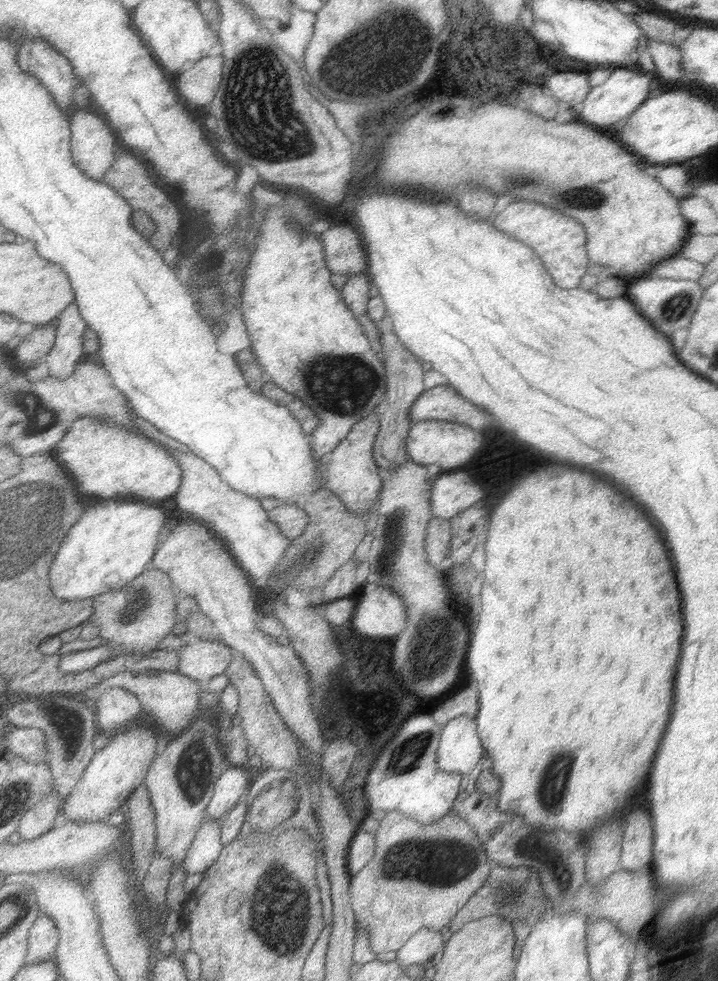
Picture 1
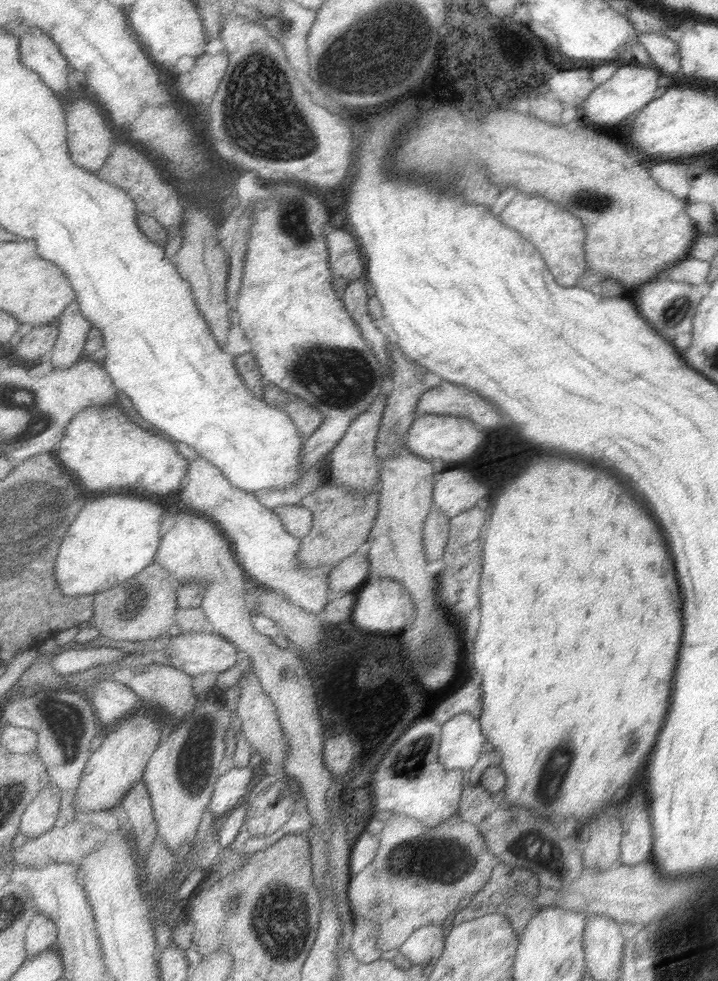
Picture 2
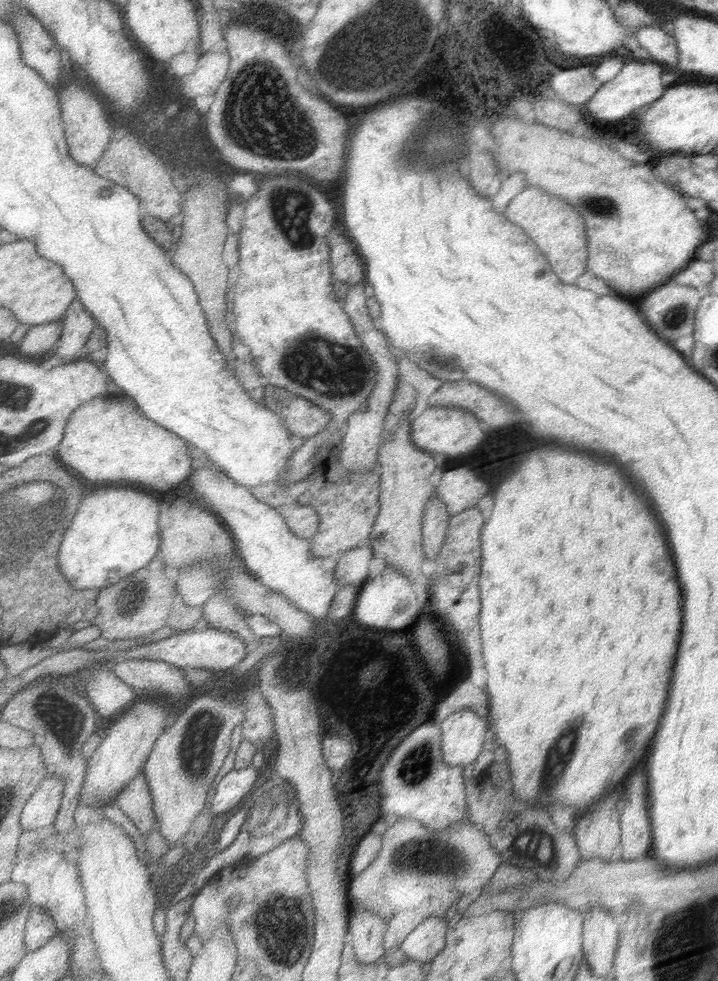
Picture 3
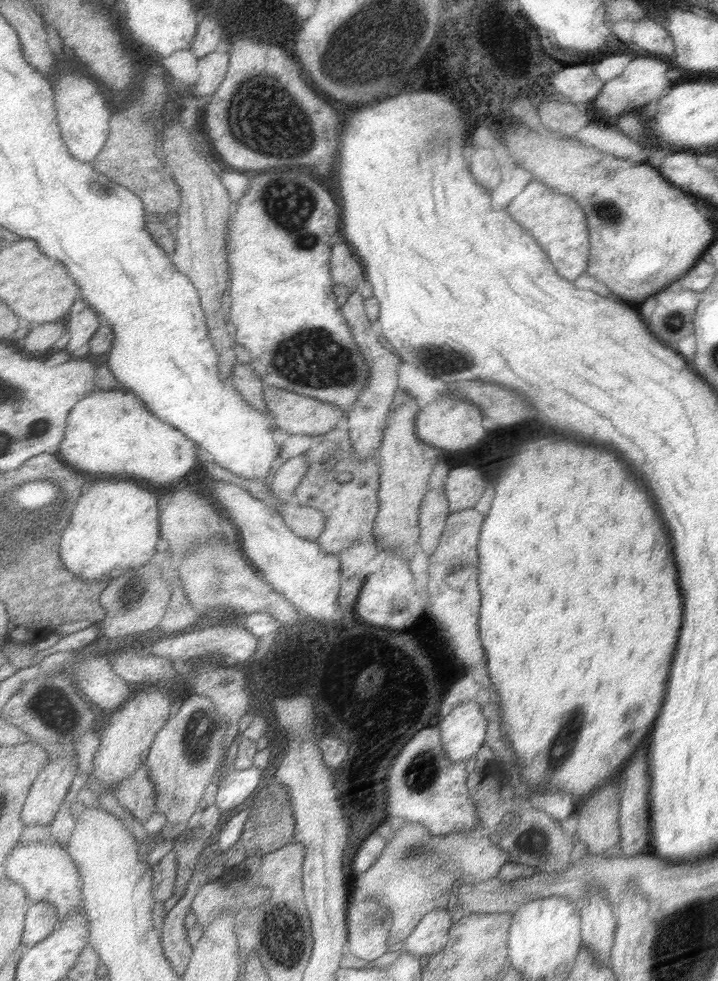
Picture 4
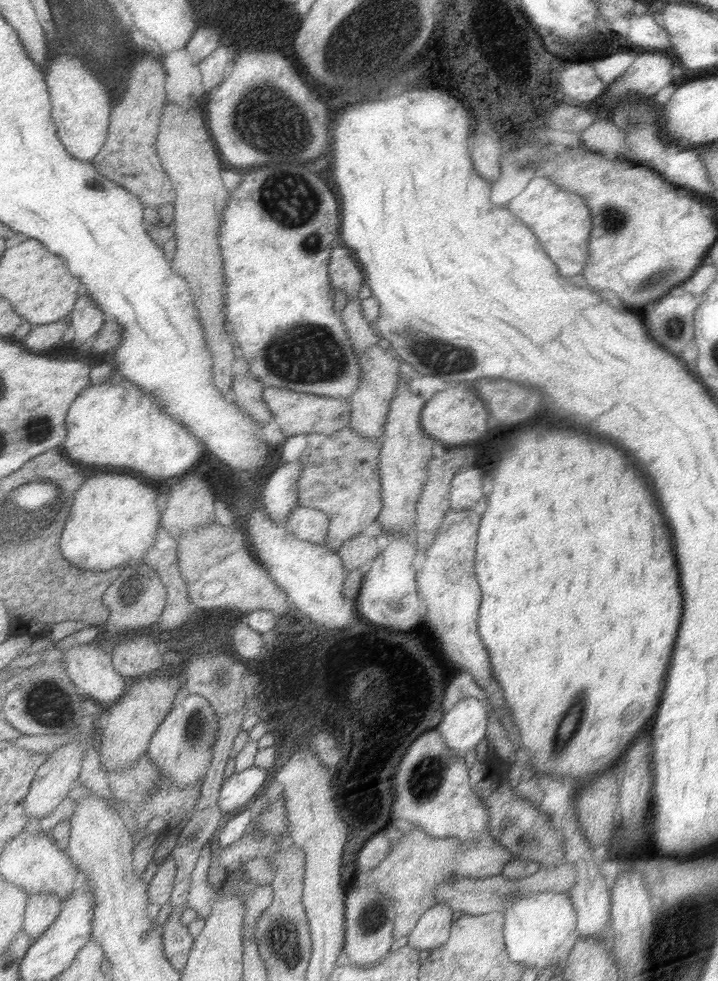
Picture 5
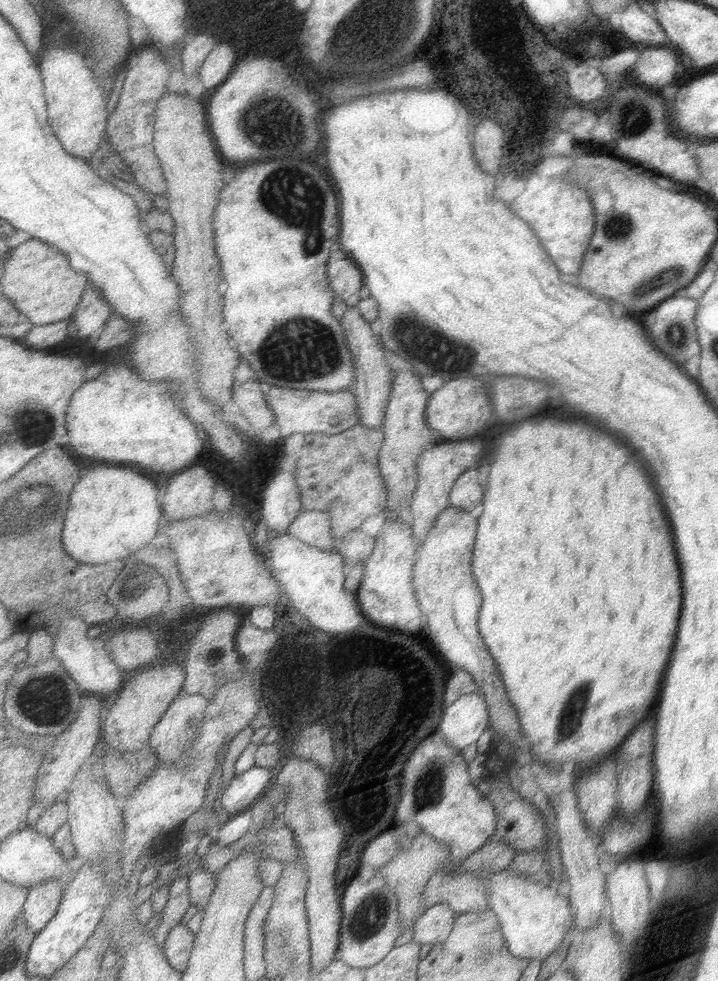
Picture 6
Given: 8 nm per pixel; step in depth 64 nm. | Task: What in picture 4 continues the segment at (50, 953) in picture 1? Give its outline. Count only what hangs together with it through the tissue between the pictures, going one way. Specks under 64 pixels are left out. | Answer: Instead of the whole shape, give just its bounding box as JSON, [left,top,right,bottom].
[23,900,61,948]

